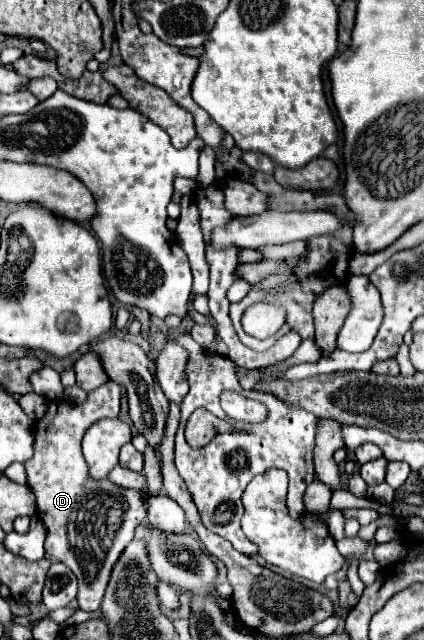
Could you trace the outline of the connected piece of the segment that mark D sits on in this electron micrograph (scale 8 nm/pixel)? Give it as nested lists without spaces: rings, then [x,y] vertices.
[[[114,381],[104,383],[102,387],[88,393],[88,399],[84,403],[72,403],[68,399],[50,401],[46,415],[36,423],[36,439],[34,439],[34,457],[24,463],[26,467],[26,483],[36,495],[36,509],[38,517],[46,525],[46,543],[44,549],[50,557],[58,559],[60,563],[68,565],[72,573],[78,579],[78,607],[84,611],[98,611],[102,605],[104,589],[108,585],[108,577],[112,573],[112,565],[120,559],[120,553],[124,551],[124,545],[132,541],[134,529],[140,525],[140,521],[148,519],[144,497],[142,493],[136,493],[136,489],[120,489],[118,485],[112,485],[112,481],[96,481],[94,477],[88,477],[88,465],[82,457],[82,435],[84,431],[104,417],[118,417],[120,413],[120,385]]]

